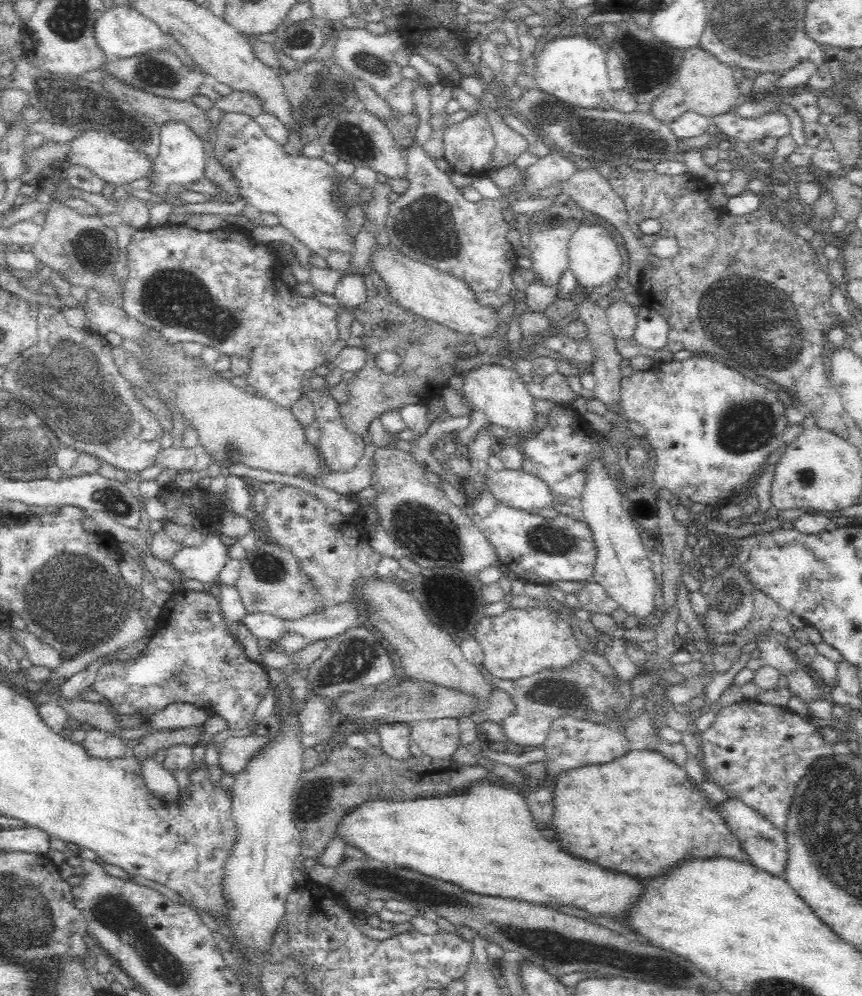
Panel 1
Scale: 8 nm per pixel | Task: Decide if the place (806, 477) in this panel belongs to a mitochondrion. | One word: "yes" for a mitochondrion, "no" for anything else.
yes

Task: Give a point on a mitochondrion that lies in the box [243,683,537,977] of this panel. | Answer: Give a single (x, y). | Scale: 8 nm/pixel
(367, 877)

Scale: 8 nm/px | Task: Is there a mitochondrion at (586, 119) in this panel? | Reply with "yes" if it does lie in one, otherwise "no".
yes

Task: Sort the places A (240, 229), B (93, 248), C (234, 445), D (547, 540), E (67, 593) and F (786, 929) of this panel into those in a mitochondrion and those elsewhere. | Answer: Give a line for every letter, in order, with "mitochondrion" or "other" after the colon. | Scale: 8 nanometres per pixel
A: other
B: mitochondrion
C: mitochondrion
D: mitochondrion
E: mitochondrion
F: other

